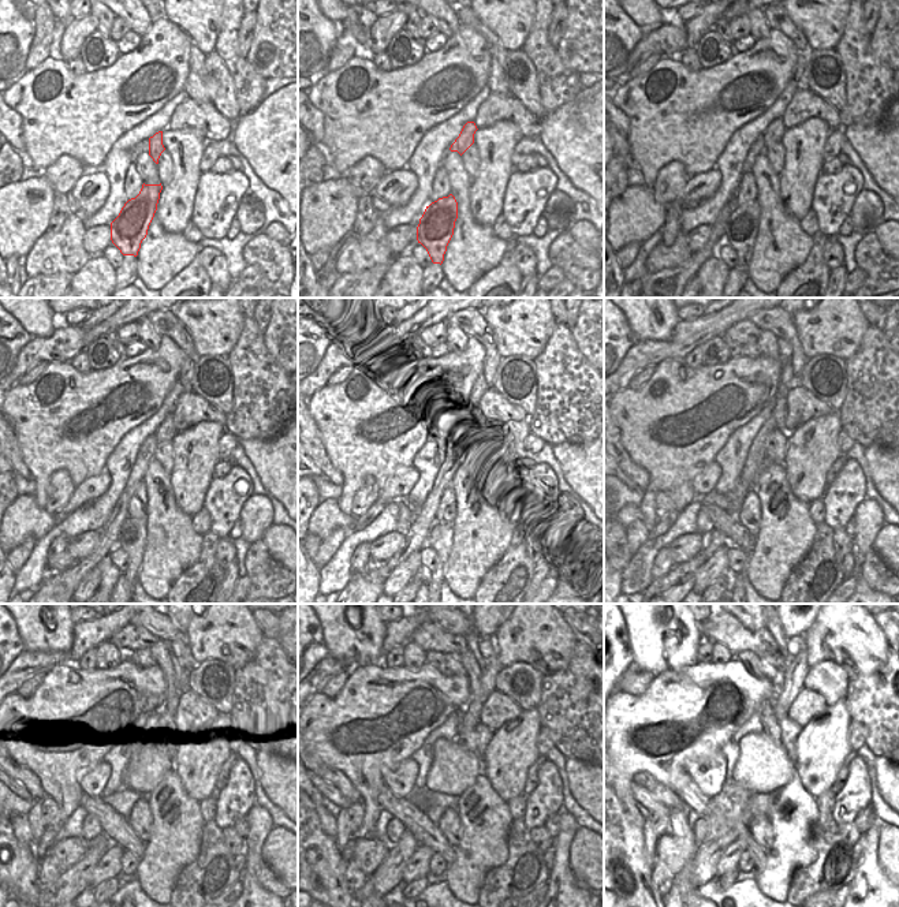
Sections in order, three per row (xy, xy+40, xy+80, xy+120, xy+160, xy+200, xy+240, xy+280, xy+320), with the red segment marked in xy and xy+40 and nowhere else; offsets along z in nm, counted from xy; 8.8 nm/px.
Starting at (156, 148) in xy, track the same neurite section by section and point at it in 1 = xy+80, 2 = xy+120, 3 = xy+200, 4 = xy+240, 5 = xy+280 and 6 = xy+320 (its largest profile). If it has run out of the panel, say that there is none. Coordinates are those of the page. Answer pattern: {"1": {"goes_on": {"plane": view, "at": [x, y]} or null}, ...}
{"1": {"goes_on": {"plane": "xy+80", "at": [776, 129]}}, "2": {"goes_on": {"plane": "xy+120", "at": [166, 432]}}, "3": {"goes_on": {"plane": "xy+200", "at": [779, 414]}}, "4": {"goes_on": {"plane": "xy+240", "at": [167, 712]}}, "5": {"goes_on": {"plane": "xy+280", "at": [472, 713]}}, "6": {"goes_on": {"plane": "xy+320", "at": [797, 670]}}}

